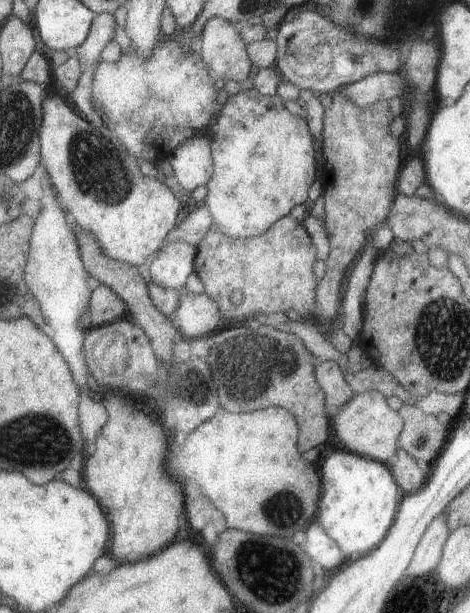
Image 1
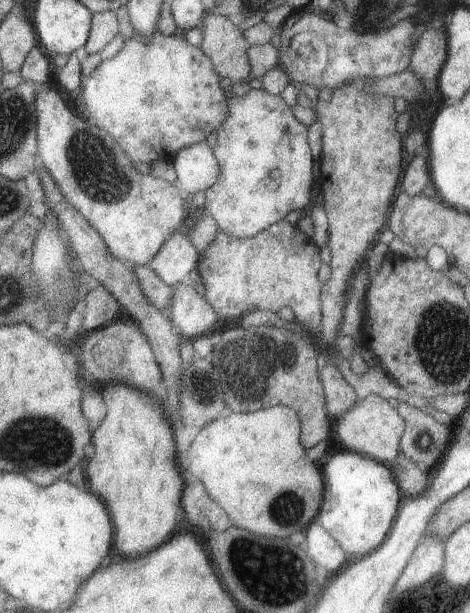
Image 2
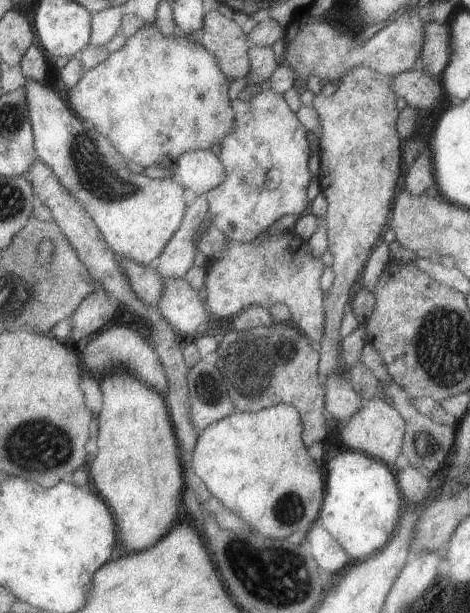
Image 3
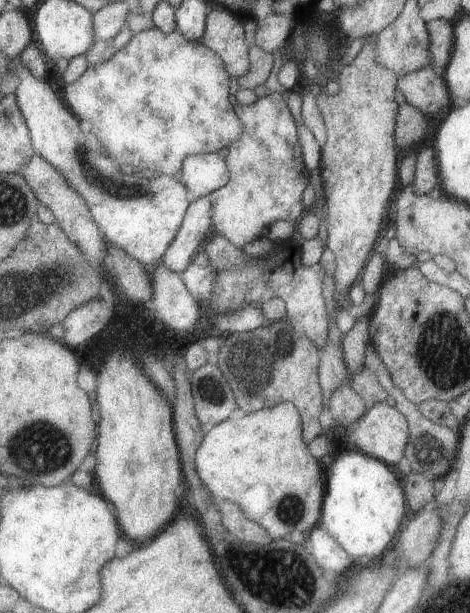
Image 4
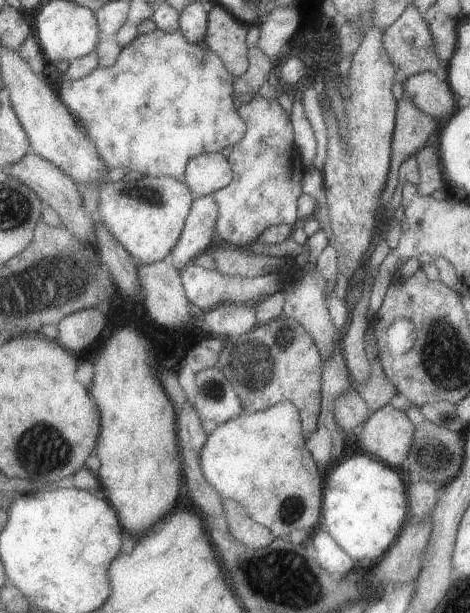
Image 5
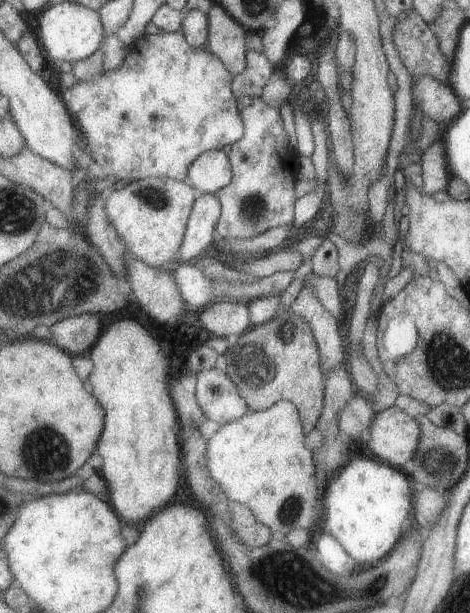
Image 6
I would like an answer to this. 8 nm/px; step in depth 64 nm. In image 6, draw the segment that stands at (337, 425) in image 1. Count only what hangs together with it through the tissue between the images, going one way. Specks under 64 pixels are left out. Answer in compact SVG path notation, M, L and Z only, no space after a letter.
M393 406L375 414L363 440L373 456L397 470L403 470L403 464L411 460L417 450L419 434L415 418Z

